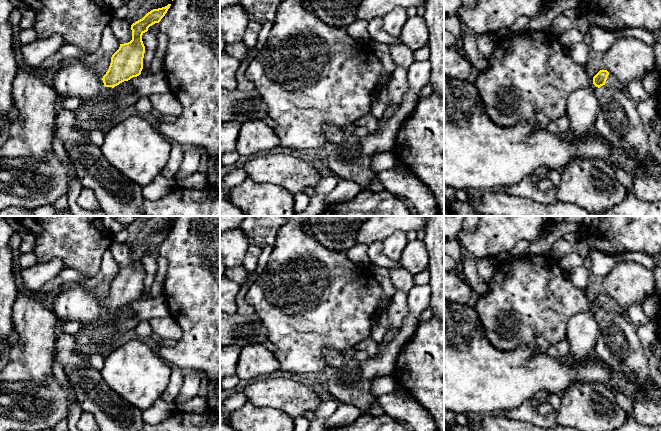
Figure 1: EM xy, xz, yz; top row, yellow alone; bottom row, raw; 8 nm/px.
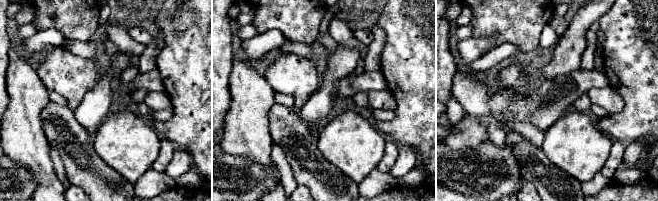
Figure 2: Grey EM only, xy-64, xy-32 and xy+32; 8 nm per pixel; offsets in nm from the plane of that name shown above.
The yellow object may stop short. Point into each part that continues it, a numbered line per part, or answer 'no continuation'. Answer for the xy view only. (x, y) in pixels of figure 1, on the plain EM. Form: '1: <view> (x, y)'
1: xy (102, 332)

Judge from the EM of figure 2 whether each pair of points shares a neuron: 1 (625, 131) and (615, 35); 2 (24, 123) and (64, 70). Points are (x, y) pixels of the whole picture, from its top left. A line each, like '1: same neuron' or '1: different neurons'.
1: same neuron
2: different neurons

